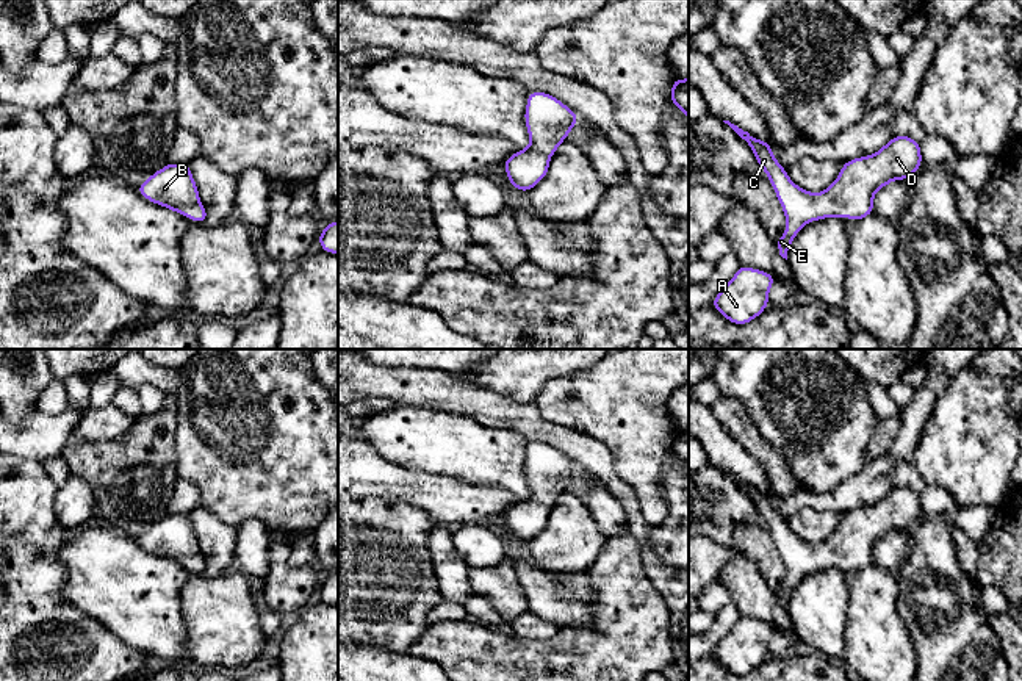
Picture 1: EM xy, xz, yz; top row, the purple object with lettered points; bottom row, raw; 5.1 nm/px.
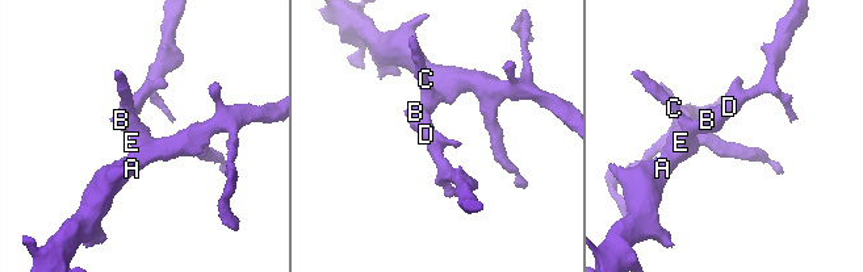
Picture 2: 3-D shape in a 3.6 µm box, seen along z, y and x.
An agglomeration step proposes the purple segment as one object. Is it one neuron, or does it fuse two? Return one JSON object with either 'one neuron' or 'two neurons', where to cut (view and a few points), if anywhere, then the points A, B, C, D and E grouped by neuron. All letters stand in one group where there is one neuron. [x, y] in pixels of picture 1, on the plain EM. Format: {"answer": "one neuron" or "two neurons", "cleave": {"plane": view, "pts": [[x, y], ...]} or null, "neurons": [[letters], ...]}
{"answer": "one neuron", "cleave": null, "neurons": [["A", "B", "C", "D", "E"]]}

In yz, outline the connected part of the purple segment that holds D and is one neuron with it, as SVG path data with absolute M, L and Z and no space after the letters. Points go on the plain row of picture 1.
M723 471L723 473L728 474L751 498L756 507L756 513L762 517L765 526L768 528L775 540L775 545L786 565L786 584L776 590L776 598L779 606L786 611L787 611L789 598L803 576L823 568L842 570L844 567L847 567L851 571L859 571L869 565L873 565L875 543L894 531L911 529L911 526L923 515L920 495L909 487L898 485L894 487L887 495L884 495L876 504L853 509L844 513L836 532L831 534L826 542L809 543L797 537L790 531L786 520L773 507L770 493L756 490L748 482L743 482L737 476L731 474L729 471Z

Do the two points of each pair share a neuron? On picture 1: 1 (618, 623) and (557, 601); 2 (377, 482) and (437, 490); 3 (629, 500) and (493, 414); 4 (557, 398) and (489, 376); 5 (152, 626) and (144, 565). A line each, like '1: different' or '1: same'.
1: different
2: same
3: same
4: different
5: same

